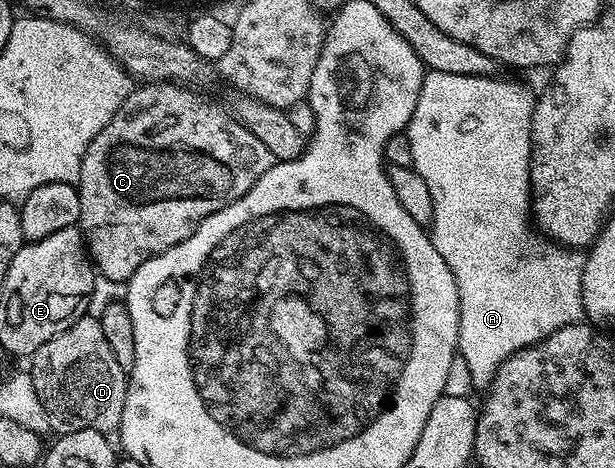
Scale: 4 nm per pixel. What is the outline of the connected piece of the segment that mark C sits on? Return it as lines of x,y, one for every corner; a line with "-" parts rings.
156,82
132,89
113,120
97,132
83,157
77,183
83,240
96,271
111,282
126,283
142,262
181,244
214,210
245,196
276,163
269,148
238,118
183,86

